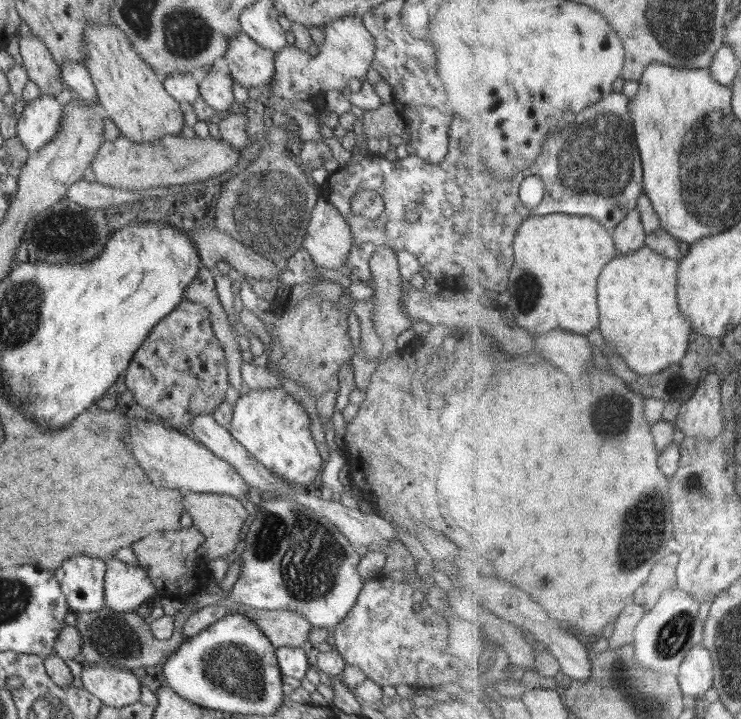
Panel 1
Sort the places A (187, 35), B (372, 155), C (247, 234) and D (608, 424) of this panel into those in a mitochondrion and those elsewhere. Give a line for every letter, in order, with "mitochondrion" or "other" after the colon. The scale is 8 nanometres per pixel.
A: mitochondrion
B: other
C: mitochondrion
D: mitochondrion

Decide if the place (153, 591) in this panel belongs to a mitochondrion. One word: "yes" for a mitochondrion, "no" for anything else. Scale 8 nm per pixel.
no

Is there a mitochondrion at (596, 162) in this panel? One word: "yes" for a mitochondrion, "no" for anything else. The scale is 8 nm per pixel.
yes

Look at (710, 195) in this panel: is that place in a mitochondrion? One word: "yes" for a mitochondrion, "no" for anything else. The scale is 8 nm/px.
yes

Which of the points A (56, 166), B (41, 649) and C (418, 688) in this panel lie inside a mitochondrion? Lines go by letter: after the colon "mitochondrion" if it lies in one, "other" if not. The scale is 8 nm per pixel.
A: other
B: other
C: other

